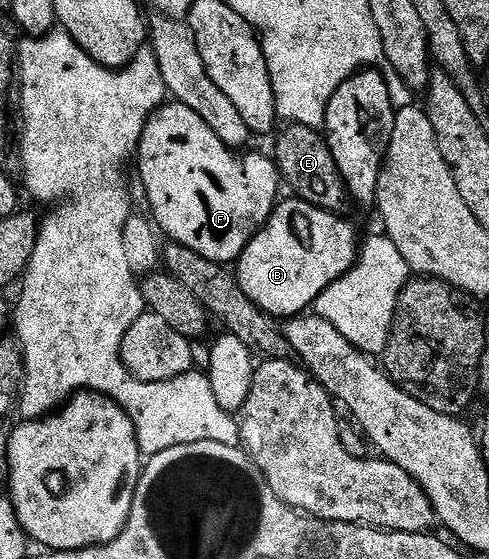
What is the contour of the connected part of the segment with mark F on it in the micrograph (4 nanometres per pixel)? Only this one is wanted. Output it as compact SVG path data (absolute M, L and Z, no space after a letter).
M174 101L173 106L169 105L162 105L150 118L139 147L141 174L145 177L145 190L153 205L152 217L174 243L199 252L199 256L207 256L207 260L236 263L253 237L265 229L279 205L283 187L281 171L272 157L233 158L234 151L212 130L203 116L178 101Z

